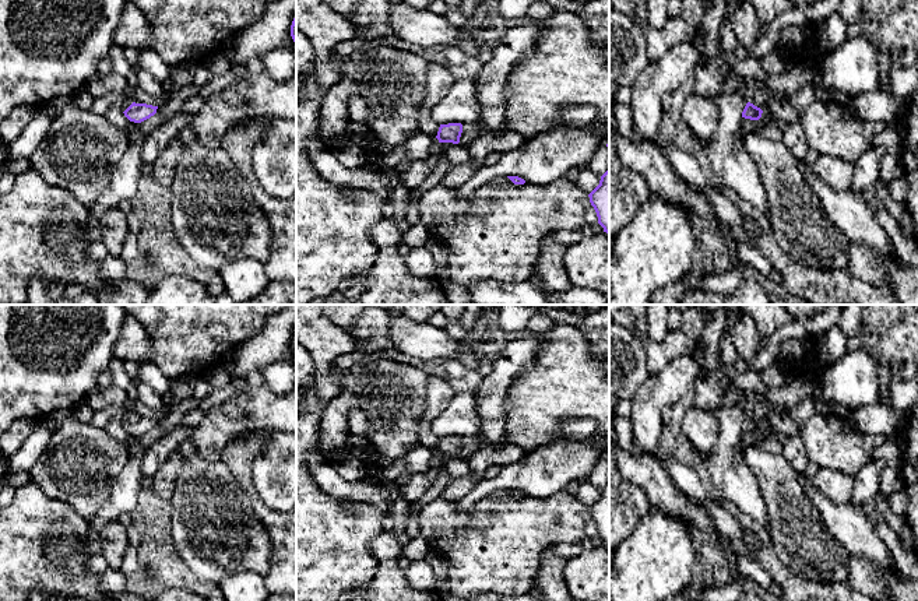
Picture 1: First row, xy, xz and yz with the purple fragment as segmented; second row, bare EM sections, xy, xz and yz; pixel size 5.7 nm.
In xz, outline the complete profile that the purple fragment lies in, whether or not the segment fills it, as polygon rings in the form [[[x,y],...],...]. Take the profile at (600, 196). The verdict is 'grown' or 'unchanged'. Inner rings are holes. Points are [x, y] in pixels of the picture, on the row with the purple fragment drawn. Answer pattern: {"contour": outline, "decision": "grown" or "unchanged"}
{"contour": [[[609,168],[588,197],[597,212],[598,224],[604,228],[604,232],[609,233]]], "decision": "unchanged"}

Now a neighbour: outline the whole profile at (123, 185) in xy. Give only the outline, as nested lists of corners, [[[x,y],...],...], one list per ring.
[[[130,122],[127,129],[129,148],[115,166],[110,182],[105,190],[88,205],[92,224],[98,224],[102,215],[117,205],[123,200],[136,196],[138,182],[143,175],[144,162],[141,158],[141,147],[145,140],[140,130],[140,123]]]

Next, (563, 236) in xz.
[[[555,231],[555,232],[546,233],[544,240],[545,239],[553,239],[567,246],[570,243],[580,242],[583,239],[583,232],[581,231]]]

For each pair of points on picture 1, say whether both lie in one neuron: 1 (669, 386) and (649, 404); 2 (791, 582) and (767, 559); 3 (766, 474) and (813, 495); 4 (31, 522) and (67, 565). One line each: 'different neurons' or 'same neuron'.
1: same neuron
2: same neuron
3: different neurons
4: same neuron

